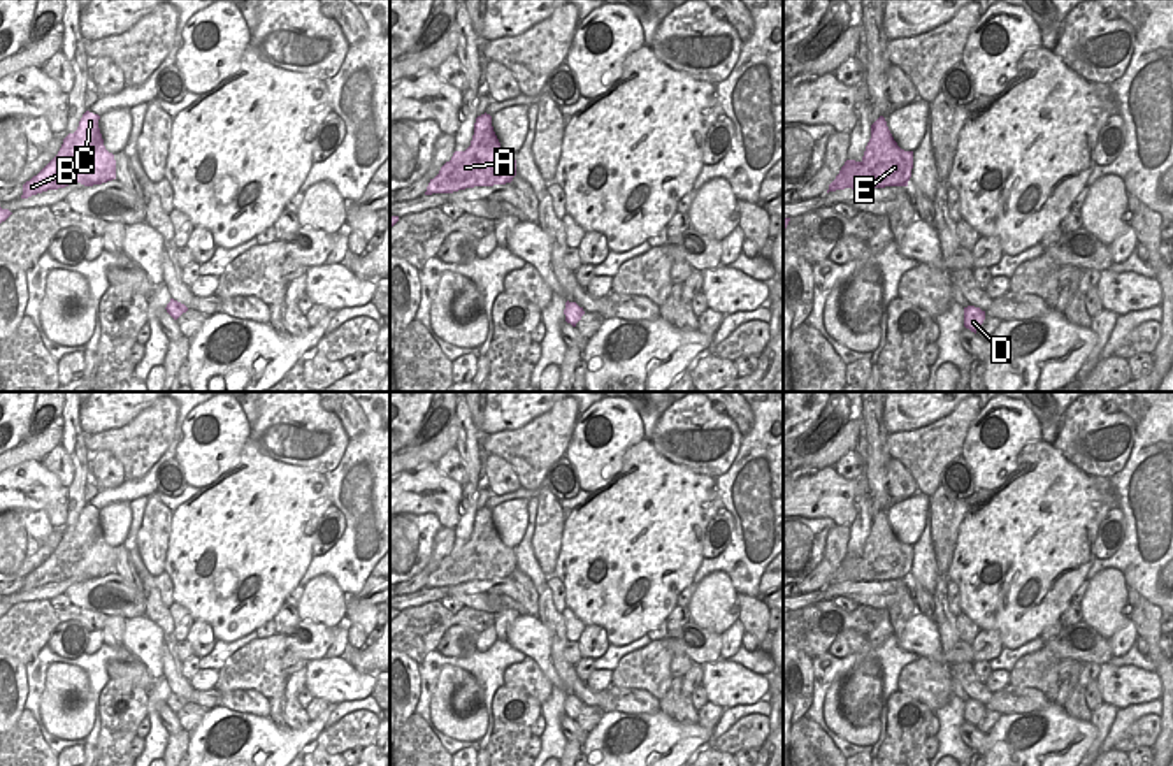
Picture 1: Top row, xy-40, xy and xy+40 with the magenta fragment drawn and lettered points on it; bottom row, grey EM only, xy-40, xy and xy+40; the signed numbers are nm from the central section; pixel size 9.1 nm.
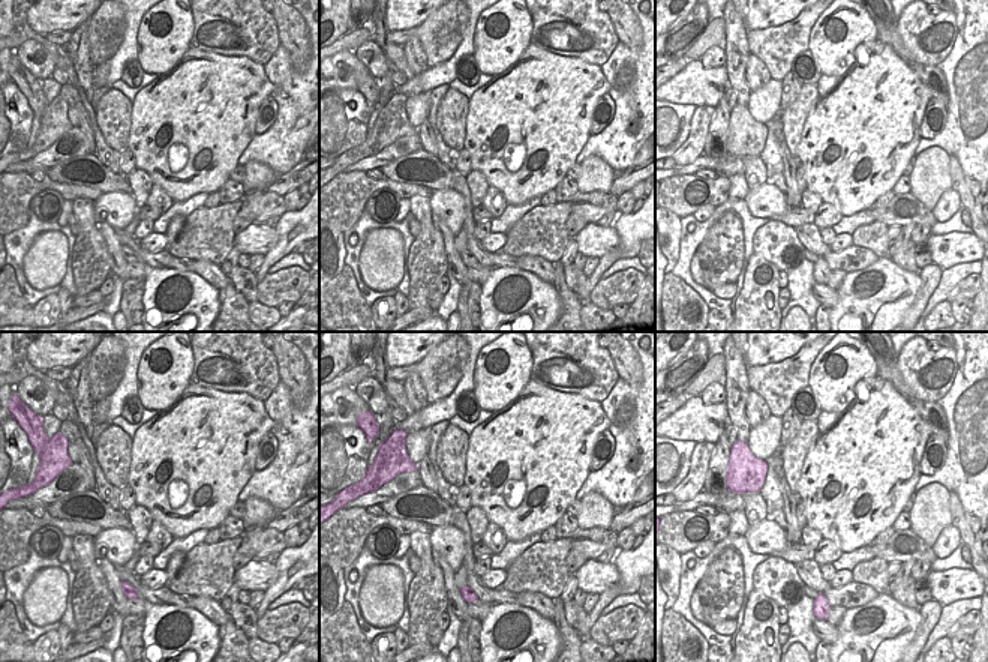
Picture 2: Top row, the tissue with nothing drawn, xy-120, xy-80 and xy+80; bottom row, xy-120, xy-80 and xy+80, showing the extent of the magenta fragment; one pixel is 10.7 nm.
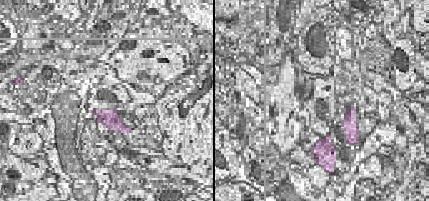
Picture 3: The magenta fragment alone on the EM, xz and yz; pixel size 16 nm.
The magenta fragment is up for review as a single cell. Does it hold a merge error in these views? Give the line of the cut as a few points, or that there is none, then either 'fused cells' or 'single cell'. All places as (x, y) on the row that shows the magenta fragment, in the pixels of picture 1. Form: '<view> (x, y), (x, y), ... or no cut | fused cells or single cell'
xy-40 (64, 139), (72, 144), (74, 153), (90, 153), (102, 141) | fused cells

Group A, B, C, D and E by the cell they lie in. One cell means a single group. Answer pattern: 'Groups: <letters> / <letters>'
Groups: A B E / C D.

